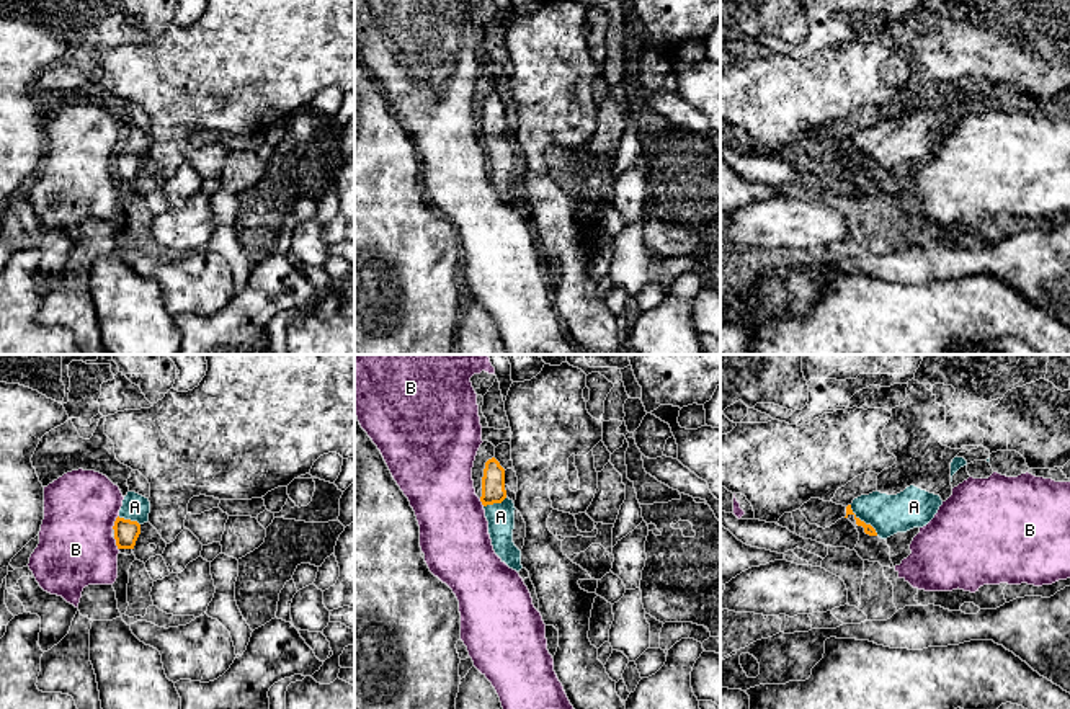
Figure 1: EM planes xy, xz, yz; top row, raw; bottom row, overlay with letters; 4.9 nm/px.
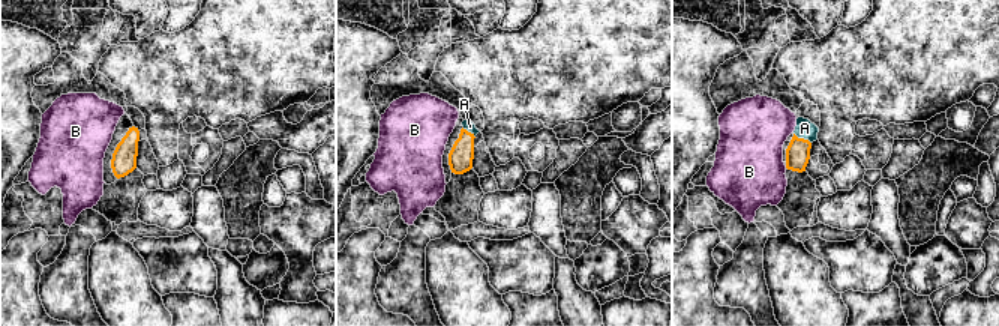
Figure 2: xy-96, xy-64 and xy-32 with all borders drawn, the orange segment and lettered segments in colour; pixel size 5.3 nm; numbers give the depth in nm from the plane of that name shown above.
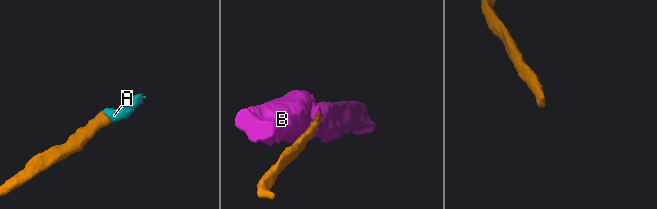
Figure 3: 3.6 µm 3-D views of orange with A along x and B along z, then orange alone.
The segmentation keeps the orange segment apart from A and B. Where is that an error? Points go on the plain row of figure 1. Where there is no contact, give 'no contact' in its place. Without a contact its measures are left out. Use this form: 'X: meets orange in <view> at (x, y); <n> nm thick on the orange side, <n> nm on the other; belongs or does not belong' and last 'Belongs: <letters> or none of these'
A: meets orange in yz at (863, 156); 50 nm thick on the orange side, 190 nm on the other; belongs
B: meets orange in xy at (115, 156); 120 nm thick on the orange side, 380 nm on the other; does not belong
Belongs: A

